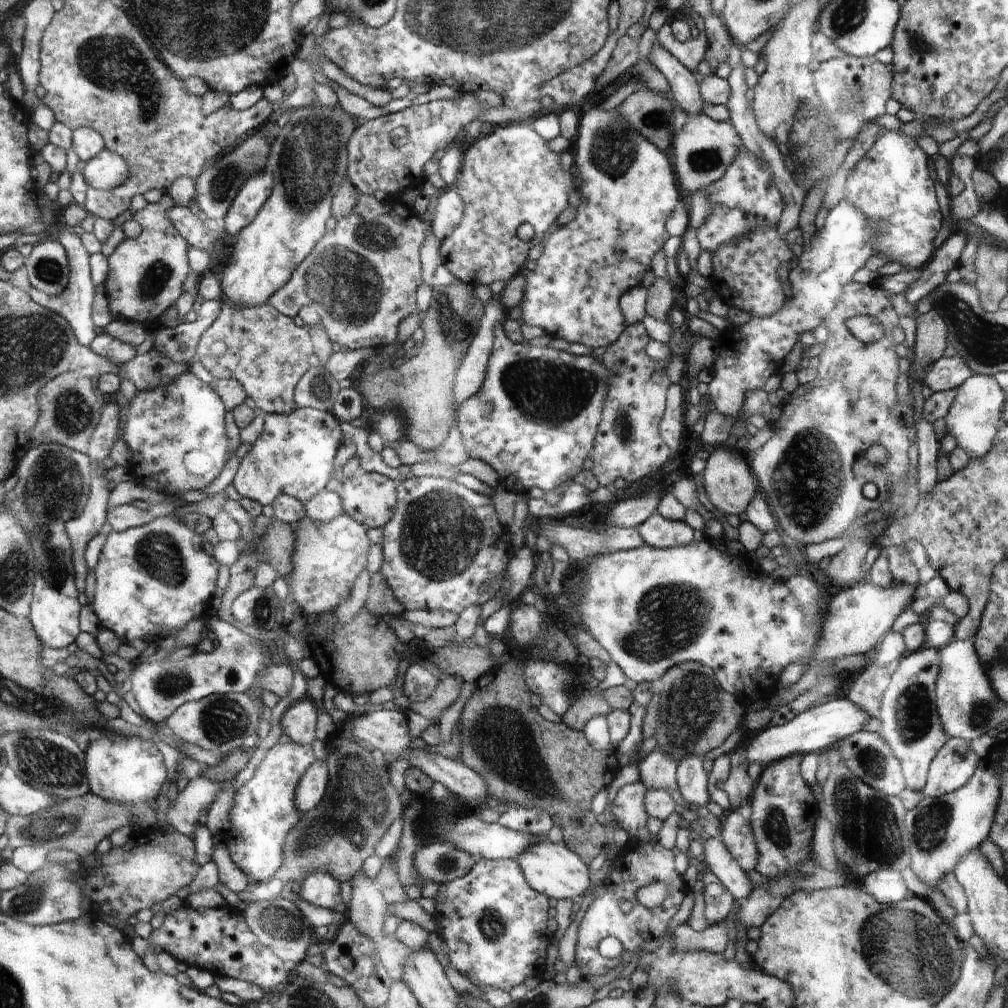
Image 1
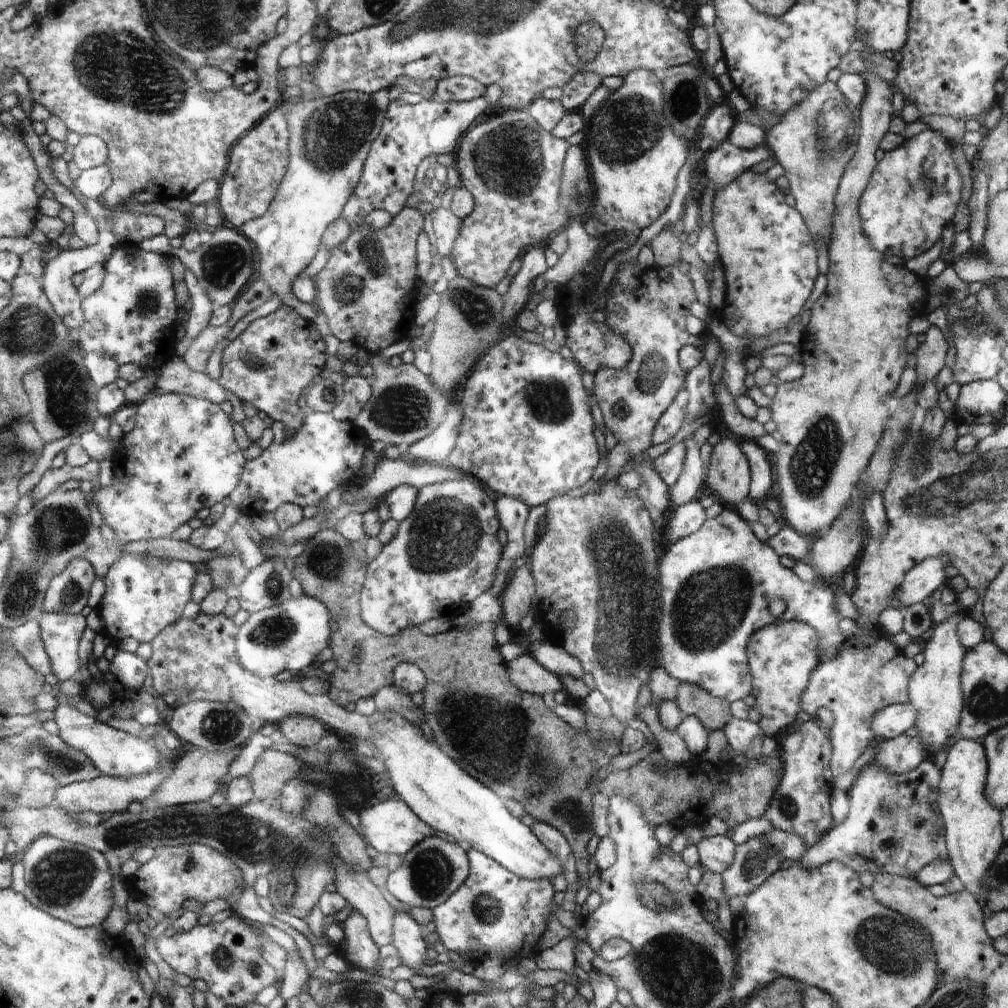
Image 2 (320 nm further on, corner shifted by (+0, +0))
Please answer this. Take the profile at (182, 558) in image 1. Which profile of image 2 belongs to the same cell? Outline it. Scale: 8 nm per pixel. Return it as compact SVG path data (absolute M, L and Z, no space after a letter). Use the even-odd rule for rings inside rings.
M122 555L118 561L110 566L110 570L103 578L105 593L98 606L104 624L103 632L115 643L131 636L138 642L152 642L164 628L173 622L178 622L188 614L188 606L192 606L192 598L196 598L196 566L192 562L168 561L167 559L136 559L130 555Z

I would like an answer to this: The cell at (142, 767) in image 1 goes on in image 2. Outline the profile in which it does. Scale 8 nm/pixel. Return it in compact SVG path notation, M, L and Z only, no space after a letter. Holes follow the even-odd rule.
M55 692L55 697L59 701L59 706L53 710L54 722L59 730L58 735L64 739L64 742L91 758L102 774L128 778L151 772L168 763L169 760L158 753L149 742L78 711L63 692Z

